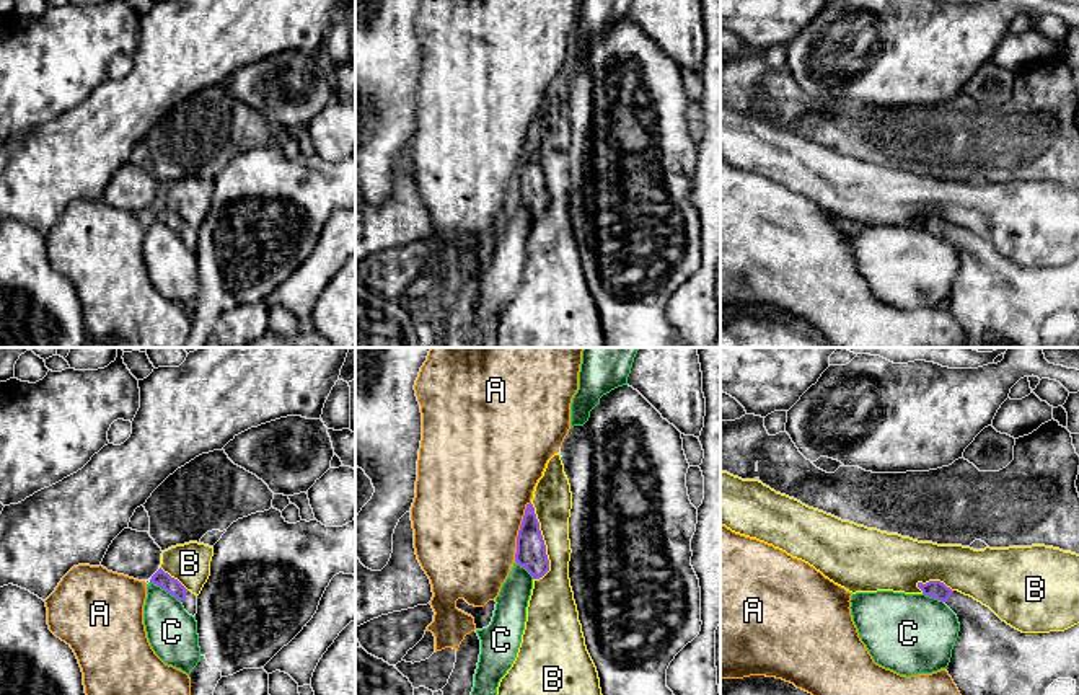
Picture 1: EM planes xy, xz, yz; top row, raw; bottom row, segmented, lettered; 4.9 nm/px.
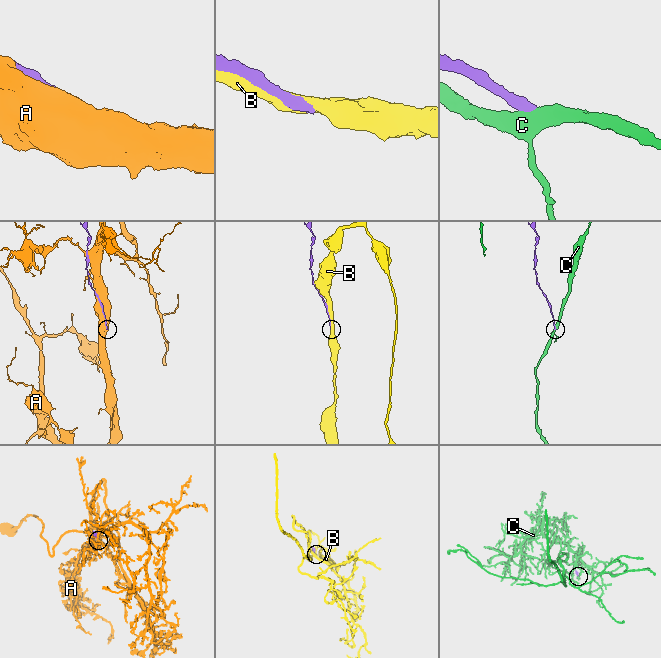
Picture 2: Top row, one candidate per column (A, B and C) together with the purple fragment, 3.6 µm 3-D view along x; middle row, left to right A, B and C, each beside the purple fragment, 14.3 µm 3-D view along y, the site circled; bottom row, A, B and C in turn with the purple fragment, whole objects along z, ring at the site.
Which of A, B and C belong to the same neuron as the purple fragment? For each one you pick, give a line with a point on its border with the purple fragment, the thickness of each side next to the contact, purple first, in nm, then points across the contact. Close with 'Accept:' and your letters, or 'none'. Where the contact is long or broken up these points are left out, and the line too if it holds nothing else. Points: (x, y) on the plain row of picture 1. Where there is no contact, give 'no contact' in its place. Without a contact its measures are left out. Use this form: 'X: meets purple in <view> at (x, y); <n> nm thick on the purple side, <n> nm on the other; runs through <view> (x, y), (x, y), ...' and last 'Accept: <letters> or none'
Accept: none

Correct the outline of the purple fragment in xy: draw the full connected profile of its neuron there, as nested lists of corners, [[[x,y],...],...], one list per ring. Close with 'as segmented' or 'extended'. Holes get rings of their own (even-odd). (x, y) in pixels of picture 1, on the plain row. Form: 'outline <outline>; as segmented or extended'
outline [[[161,202],[152,210],[150,217],[160,220],[171,230],[174,230],[184,241],[184,245],[196,251],[197,248],[197,230],[187,225],[178,214],[171,212]]]; extended

